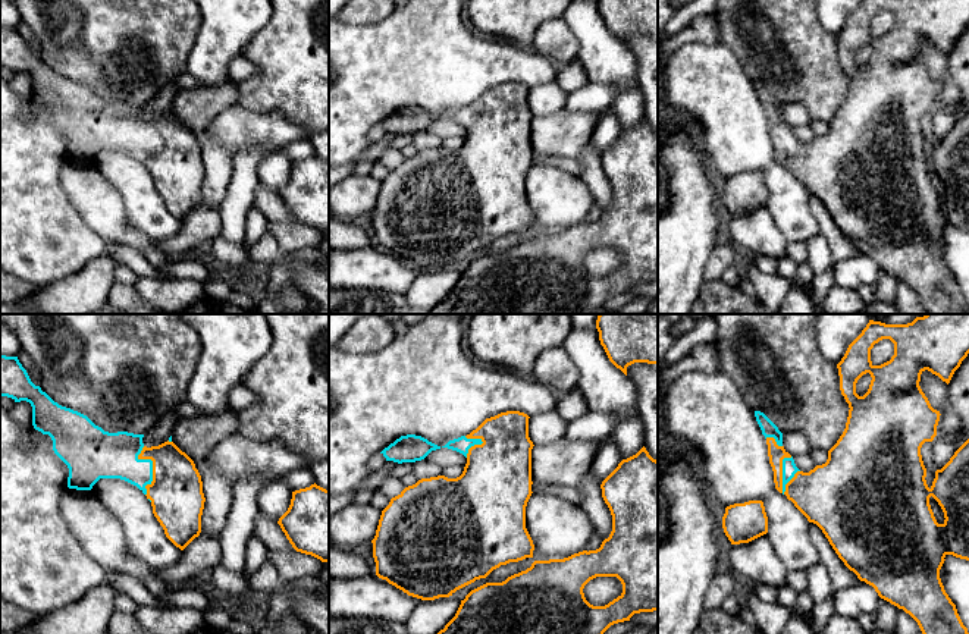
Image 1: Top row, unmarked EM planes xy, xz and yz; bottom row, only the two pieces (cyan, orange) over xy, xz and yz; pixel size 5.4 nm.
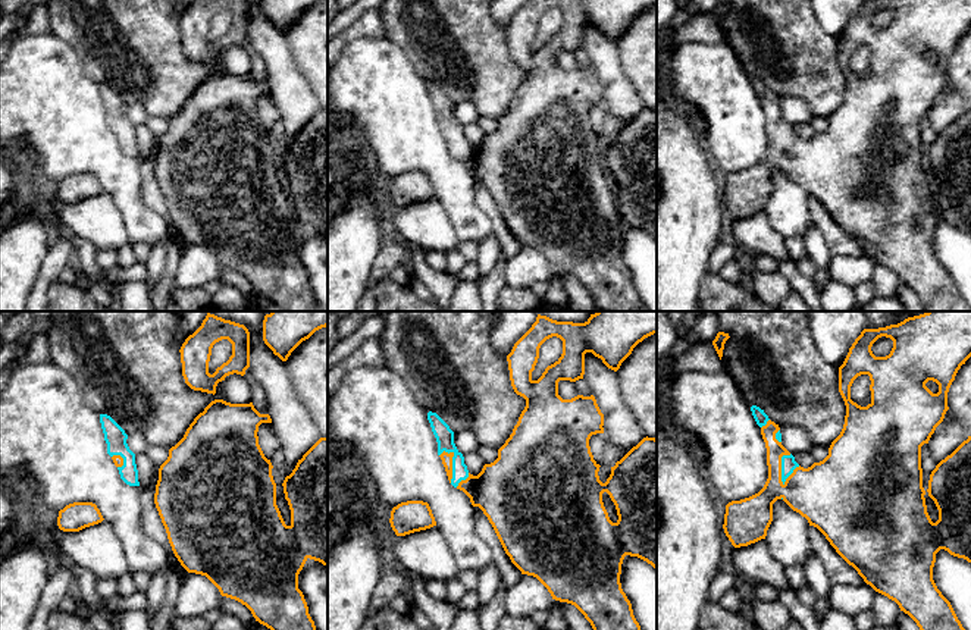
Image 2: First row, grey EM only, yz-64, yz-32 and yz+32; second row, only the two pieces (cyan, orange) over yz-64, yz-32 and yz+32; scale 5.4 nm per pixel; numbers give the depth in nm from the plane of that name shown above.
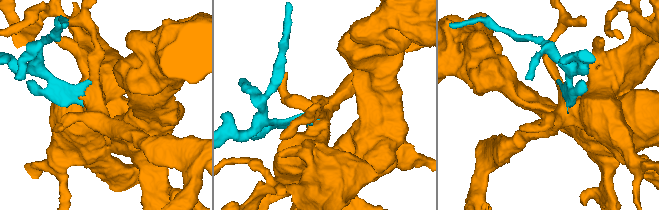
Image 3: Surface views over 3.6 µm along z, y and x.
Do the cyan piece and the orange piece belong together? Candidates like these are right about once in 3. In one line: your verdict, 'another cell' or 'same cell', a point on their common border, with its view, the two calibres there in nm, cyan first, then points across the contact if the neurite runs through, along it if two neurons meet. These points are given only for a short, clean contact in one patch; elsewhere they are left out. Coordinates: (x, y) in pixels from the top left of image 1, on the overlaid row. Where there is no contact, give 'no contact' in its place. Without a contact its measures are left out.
same cell | yz (783, 473) | 80/90 nm

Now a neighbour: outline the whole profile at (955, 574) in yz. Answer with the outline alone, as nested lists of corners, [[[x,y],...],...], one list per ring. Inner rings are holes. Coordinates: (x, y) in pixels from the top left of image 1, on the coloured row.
[[[946,555],[940,578],[946,593],[956,605],[963,625],[969,627],[969,561]]]

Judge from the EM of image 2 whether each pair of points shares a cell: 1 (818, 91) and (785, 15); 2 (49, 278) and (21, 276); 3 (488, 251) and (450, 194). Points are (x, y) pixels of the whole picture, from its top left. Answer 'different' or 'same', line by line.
1: same
2: different
3: different

